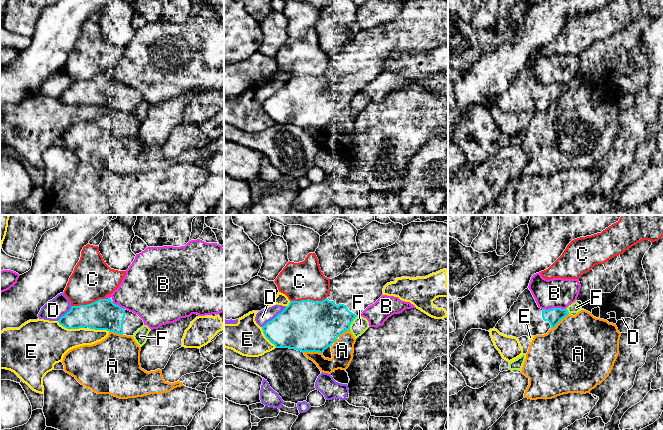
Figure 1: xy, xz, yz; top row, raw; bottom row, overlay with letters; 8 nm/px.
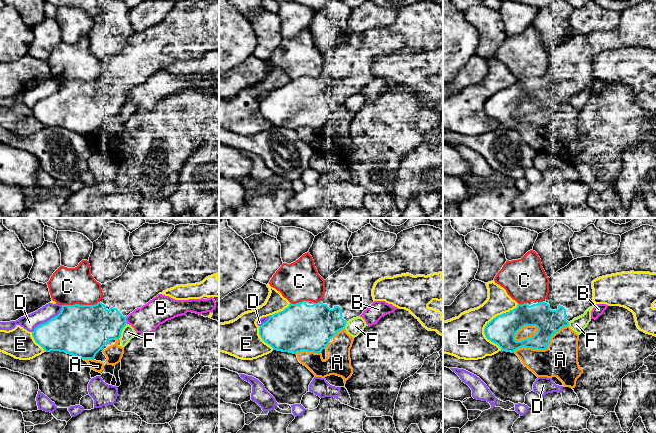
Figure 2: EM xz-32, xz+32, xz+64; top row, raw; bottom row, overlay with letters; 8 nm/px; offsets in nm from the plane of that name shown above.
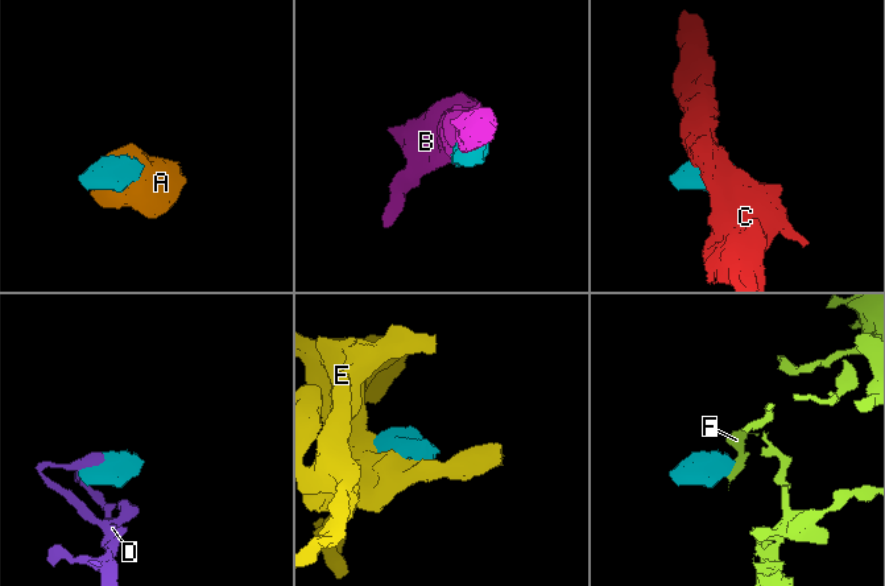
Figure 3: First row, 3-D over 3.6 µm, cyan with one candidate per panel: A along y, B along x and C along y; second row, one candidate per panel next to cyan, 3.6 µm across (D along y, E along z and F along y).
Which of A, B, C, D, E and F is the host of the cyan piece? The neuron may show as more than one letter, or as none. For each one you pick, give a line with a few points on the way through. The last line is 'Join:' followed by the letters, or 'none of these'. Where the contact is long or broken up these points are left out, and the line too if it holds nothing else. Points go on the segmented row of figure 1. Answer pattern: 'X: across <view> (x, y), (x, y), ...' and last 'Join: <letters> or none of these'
Join: none of these

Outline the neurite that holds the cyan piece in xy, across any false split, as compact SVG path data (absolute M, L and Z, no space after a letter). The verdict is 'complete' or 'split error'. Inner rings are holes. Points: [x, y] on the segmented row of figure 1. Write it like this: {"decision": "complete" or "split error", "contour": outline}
{"decision": "split error", "contour": "M110 298L99 299L87 305L72 306L58 322L67 329L88 327L127 336L133 336L144 325L137 314L114 304Z"}

